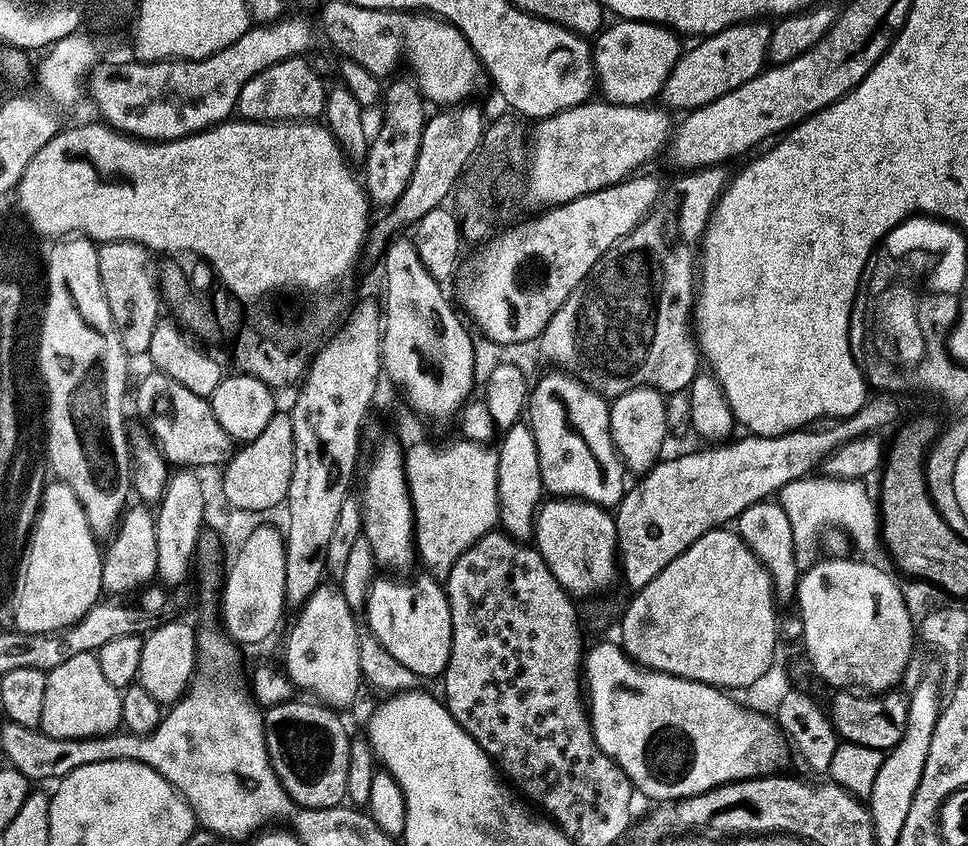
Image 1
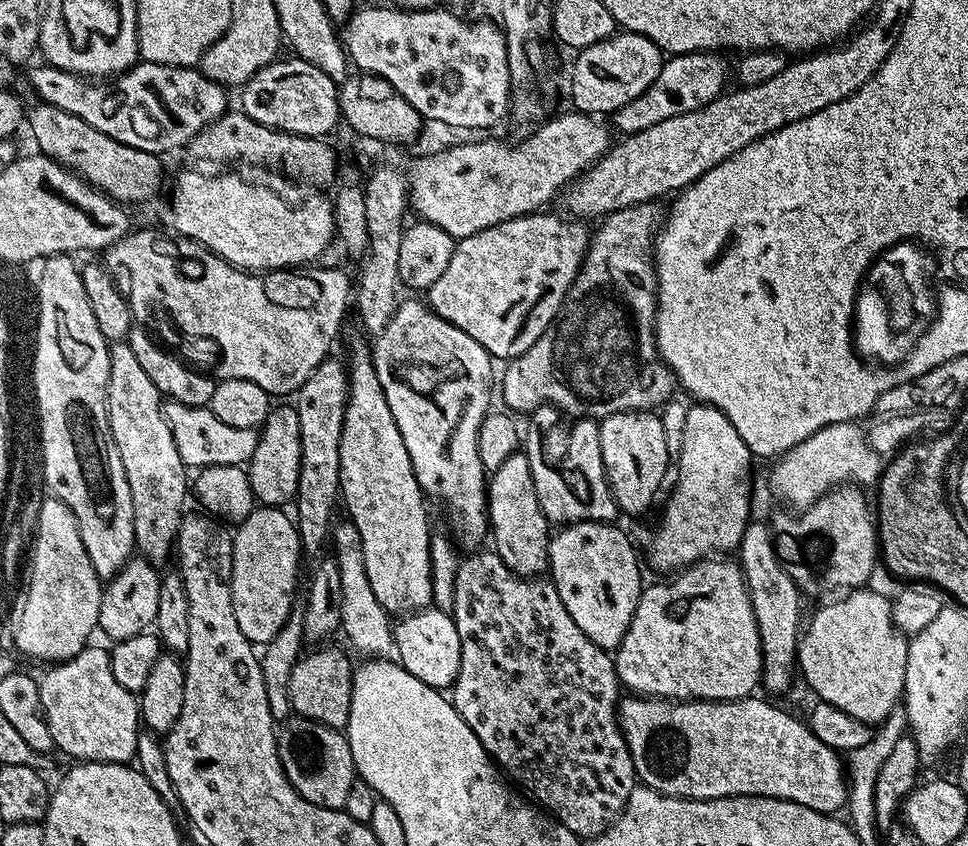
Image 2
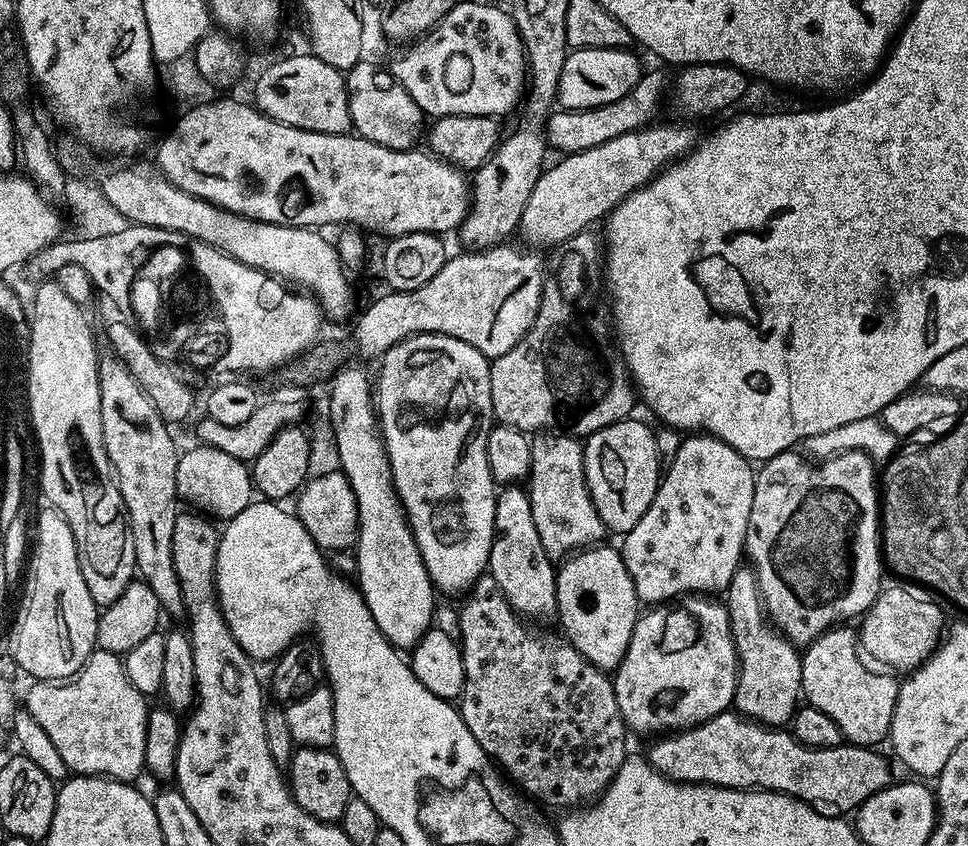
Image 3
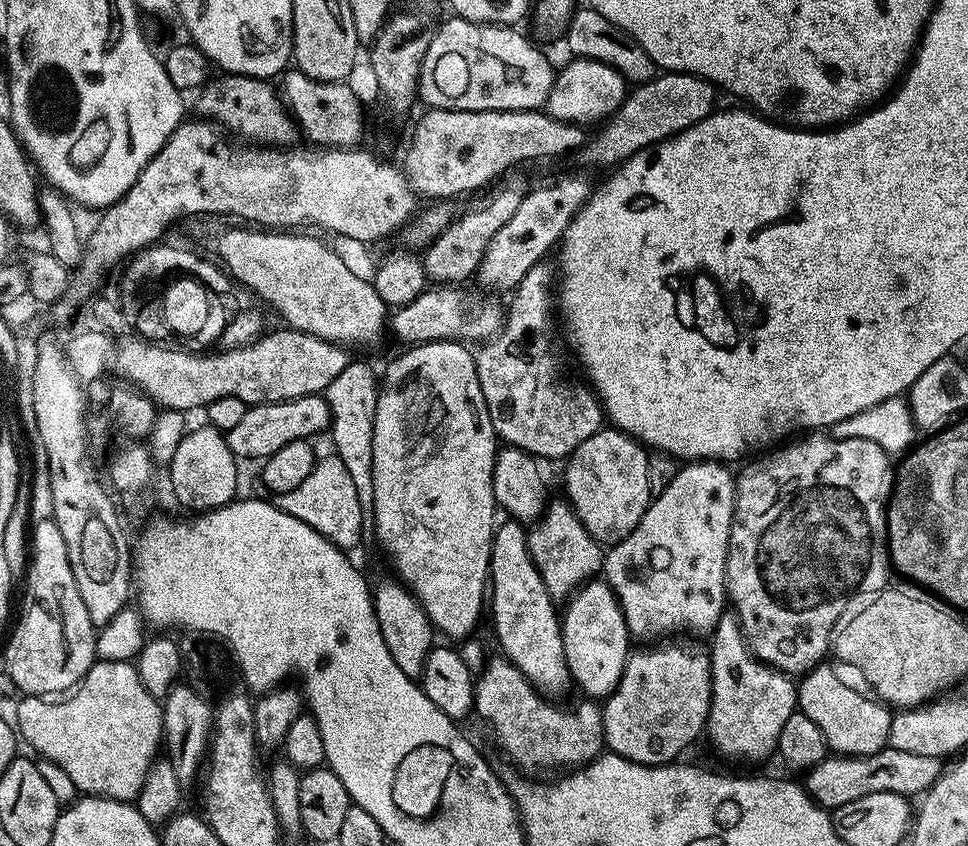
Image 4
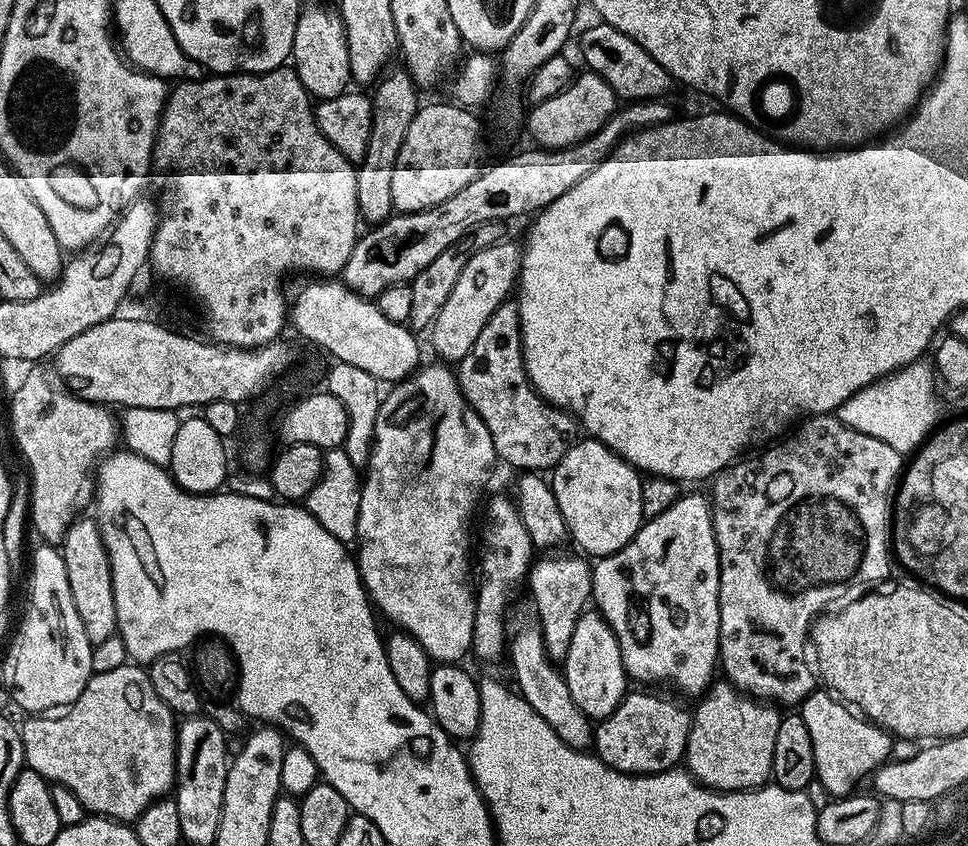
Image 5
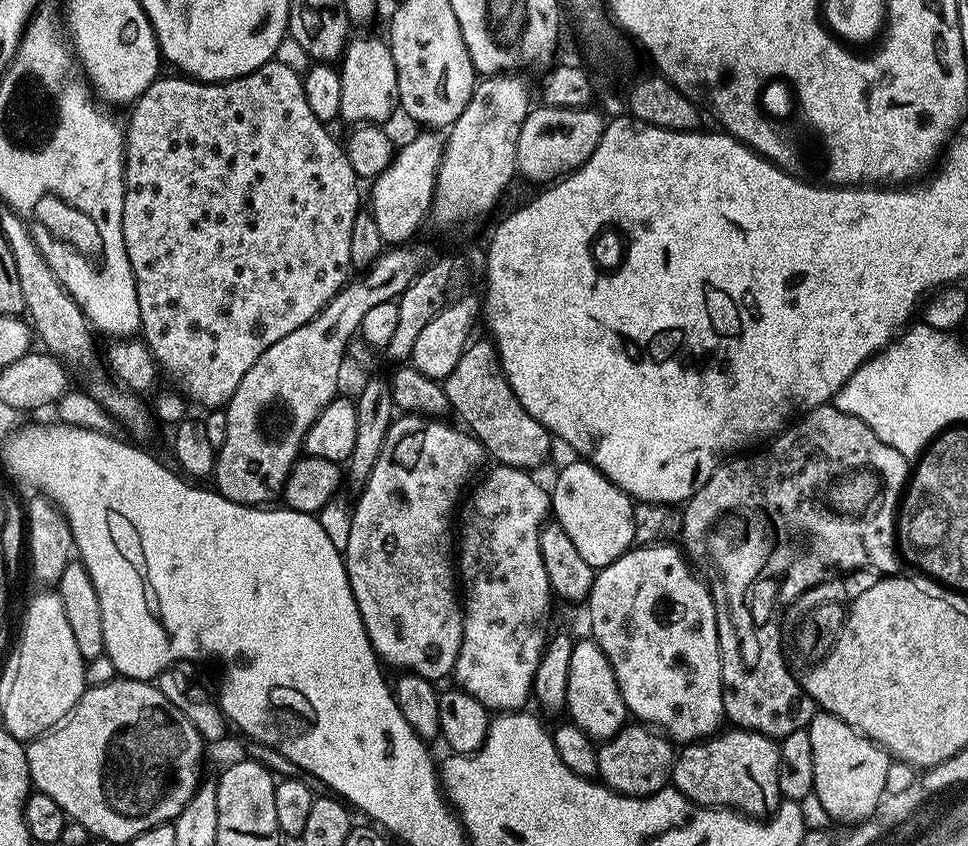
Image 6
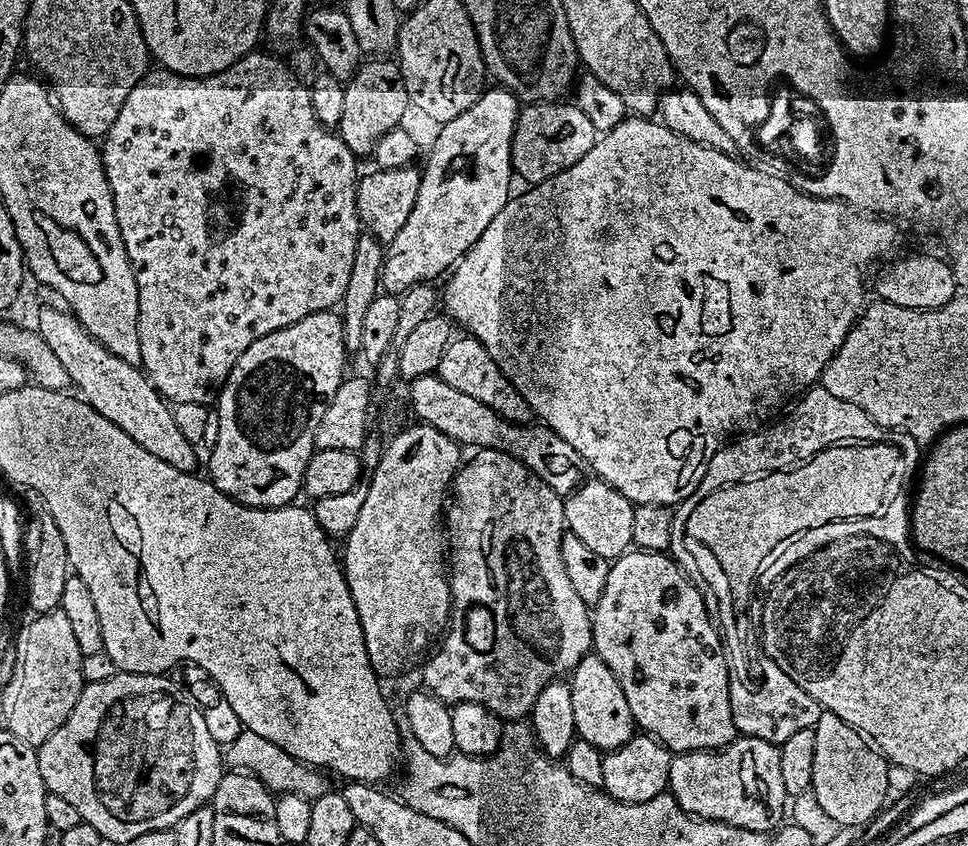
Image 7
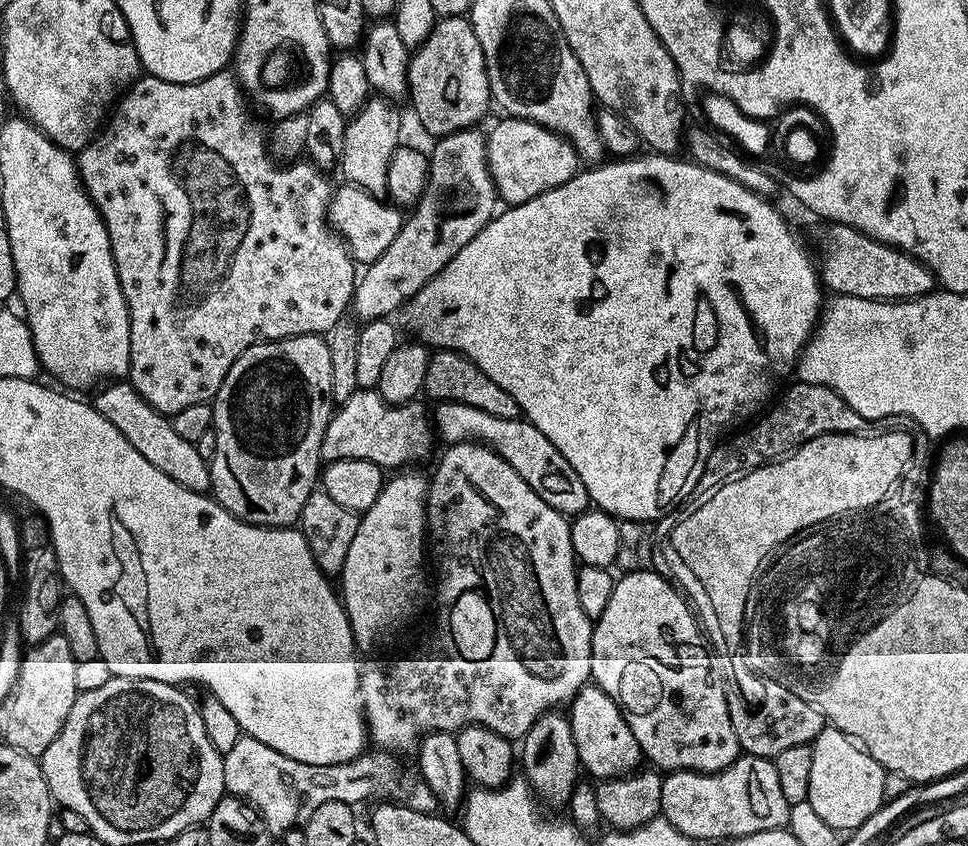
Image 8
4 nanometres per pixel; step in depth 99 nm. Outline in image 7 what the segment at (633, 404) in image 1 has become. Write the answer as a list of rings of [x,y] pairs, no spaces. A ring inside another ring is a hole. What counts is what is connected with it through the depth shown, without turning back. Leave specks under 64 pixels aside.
[[[599,479],[581,483],[563,501],[564,523],[567,531],[600,560],[614,561],[632,548],[632,514],[634,506],[624,496],[615,493]]]

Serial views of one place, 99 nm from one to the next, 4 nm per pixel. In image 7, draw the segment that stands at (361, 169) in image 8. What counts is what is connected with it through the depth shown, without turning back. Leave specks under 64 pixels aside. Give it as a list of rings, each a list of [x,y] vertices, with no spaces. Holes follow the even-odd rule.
[[[357,71],[356,75],[343,87],[342,118],[338,125],[338,135],[353,157],[361,158],[373,151],[376,143],[385,134],[401,127],[400,119],[404,111],[409,111],[408,95],[395,79],[379,76],[376,72]]]

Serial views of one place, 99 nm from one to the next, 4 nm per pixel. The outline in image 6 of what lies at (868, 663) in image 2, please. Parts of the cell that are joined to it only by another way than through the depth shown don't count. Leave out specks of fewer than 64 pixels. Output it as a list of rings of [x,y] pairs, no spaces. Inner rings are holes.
[[[817,714],[813,716],[812,723],[808,725],[808,737],[810,746],[814,750],[814,782],[812,787],[822,806],[825,807],[830,817],[836,820],[852,820],[851,822],[863,822],[872,816],[875,807],[878,806],[878,798],[884,793],[886,786],[886,770],[890,763],[890,756],[881,748],[875,740],[869,740],[862,732],[837,716]]]

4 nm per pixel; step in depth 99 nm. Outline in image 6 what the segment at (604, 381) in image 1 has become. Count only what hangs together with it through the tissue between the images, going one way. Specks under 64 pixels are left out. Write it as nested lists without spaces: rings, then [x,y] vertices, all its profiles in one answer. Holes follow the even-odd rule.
[[[473,339],[465,348],[462,358],[458,358],[454,370],[450,370],[448,377],[442,381],[451,411],[456,411],[466,423],[473,424],[468,426],[475,429],[476,439],[483,444],[485,453],[496,459],[497,465],[536,470],[547,458],[548,447],[554,443],[553,437],[547,428],[524,411],[500,369],[500,358],[495,347],[487,339],[484,340]]]

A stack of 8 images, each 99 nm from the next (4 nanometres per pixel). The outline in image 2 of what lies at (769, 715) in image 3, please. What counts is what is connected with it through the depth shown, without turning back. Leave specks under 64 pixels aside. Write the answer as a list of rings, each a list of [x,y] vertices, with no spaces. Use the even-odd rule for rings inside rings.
[[[749,523],[740,539],[738,563],[744,572],[744,581],[748,587],[750,602],[754,606],[754,618],[758,622],[758,634],[762,642],[763,691],[784,692],[792,684],[792,675],[797,675],[798,672],[798,641],[802,636],[802,593],[780,563],[773,529],[769,525],[768,528],[764,524]]]

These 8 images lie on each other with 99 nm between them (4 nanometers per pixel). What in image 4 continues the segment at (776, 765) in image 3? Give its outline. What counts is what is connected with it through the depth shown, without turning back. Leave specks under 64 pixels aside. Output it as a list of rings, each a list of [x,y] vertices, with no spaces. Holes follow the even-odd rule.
[[[885,746],[881,752],[869,756],[829,755],[828,759],[818,766],[807,769],[806,791],[821,808],[835,810],[868,794],[889,792],[907,798],[919,797],[932,787],[941,771],[942,764],[939,759]]]

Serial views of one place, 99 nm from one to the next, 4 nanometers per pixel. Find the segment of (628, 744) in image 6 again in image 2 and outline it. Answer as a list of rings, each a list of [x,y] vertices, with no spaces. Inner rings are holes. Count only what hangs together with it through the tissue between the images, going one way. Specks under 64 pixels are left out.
[[[709,558],[700,560],[697,564],[691,564],[675,574],[669,575],[661,584],[652,584],[643,589],[640,601],[634,610],[634,618],[630,618],[630,626],[622,638],[620,647],[615,649],[616,676],[621,685],[629,693],[645,698],[663,698],[666,700],[743,700],[745,696],[751,696],[761,687],[764,674],[764,659],[762,658],[762,642],[758,634],[758,622],[754,618],[754,606],[750,602],[748,587],[744,581],[744,572],[739,563],[732,558]]]

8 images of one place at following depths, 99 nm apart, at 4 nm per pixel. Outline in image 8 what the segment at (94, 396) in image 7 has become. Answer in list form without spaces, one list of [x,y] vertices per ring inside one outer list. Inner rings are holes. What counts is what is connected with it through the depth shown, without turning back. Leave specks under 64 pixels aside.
[[[108,382],[101,388],[104,389],[94,399],[94,407],[128,439],[130,446],[134,446],[142,458],[146,458],[146,462],[190,490],[207,493],[211,489],[212,469],[209,461],[198,454],[195,444],[186,442],[186,438],[174,430],[171,419],[165,413],[143,400],[130,382]]]

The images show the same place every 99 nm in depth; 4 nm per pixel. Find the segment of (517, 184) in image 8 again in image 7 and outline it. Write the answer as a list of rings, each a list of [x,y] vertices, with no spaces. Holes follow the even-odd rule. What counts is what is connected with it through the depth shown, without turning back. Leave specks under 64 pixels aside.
[[[528,106],[523,109],[522,115],[516,121],[516,132],[512,135],[512,170],[517,177],[520,176],[528,184],[540,184],[543,180],[551,181],[561,174],[567,173],[592,148],[594,135],[593,121],[582,114],[574,106]]]

